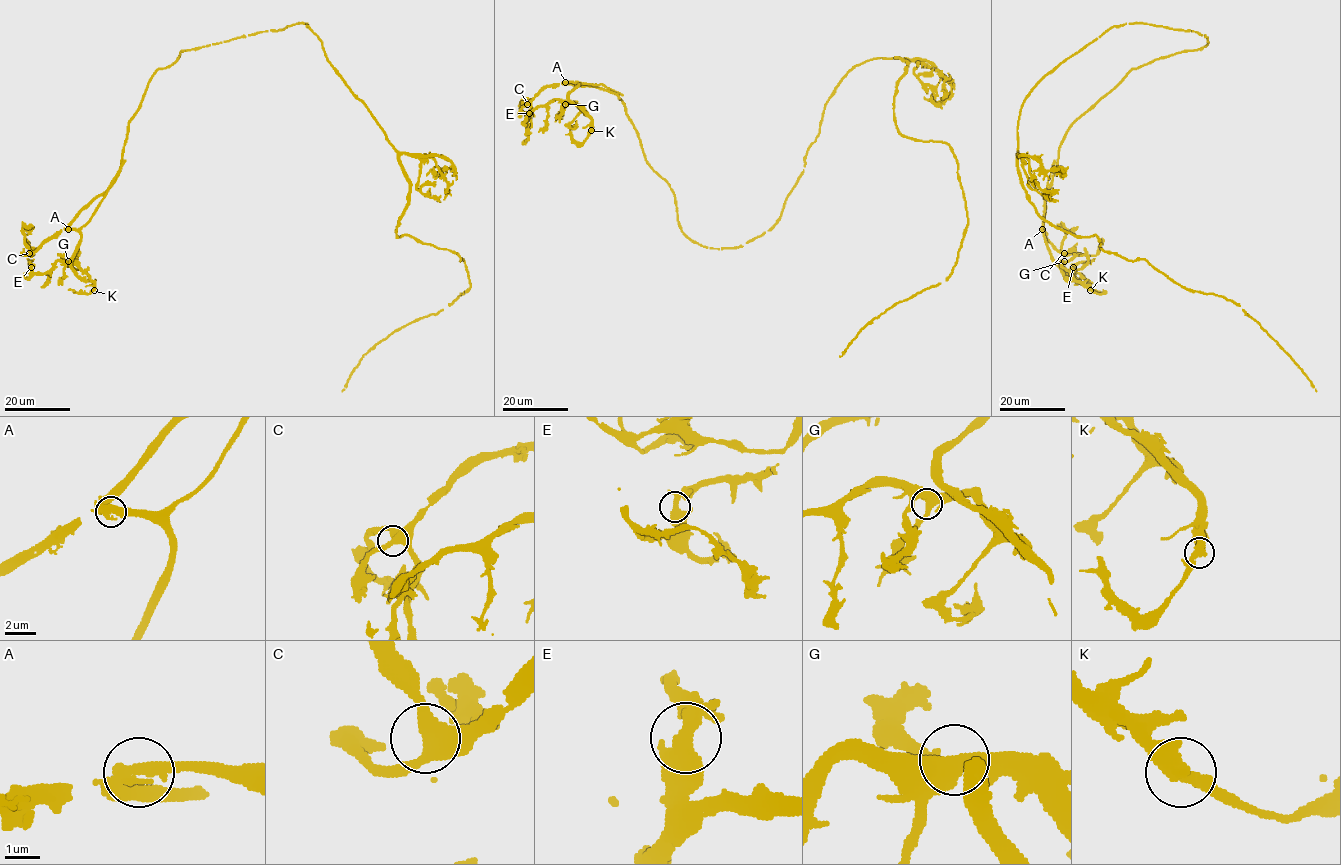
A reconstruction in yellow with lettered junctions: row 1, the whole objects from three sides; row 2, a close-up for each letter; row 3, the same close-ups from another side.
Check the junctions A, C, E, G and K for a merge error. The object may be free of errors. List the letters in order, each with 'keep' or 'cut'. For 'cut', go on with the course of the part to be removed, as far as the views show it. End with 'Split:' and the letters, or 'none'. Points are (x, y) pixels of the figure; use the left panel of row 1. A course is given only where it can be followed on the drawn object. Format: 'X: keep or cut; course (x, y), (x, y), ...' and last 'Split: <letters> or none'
A: cut; course (68, 229), (80, 235), (71, 267), (88, 279), (70, 262), (57, 261), (46, 272), (32, 273), (28, 258)
C: keep
E: keep
G: keep
K: keep
Split: A

